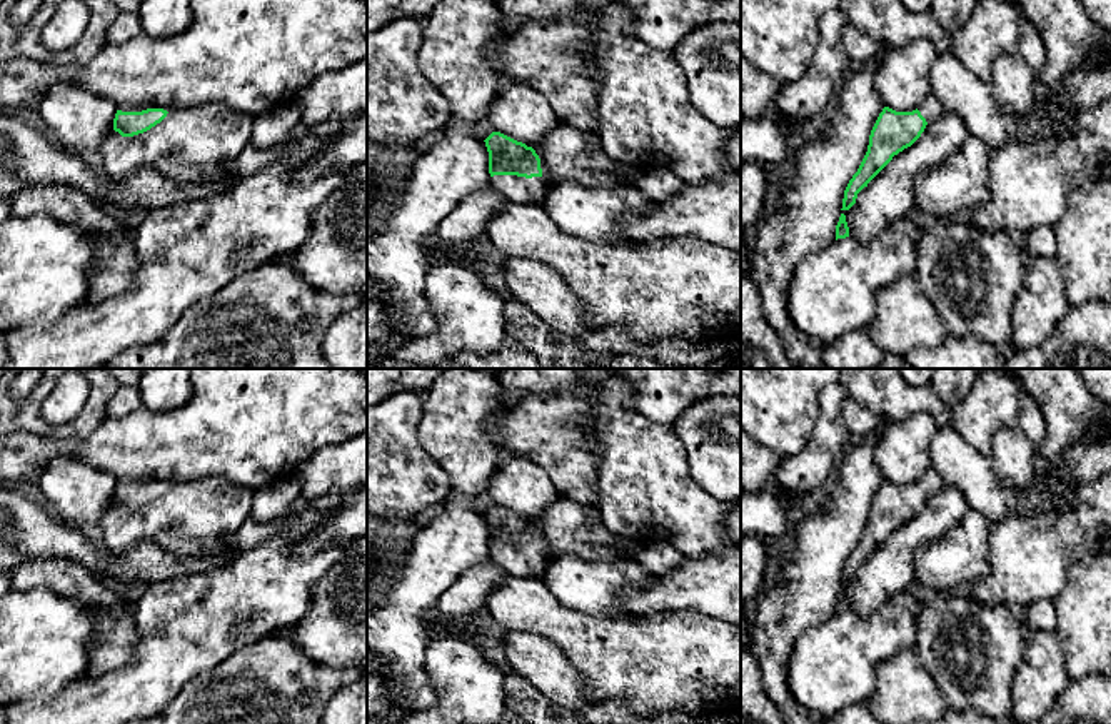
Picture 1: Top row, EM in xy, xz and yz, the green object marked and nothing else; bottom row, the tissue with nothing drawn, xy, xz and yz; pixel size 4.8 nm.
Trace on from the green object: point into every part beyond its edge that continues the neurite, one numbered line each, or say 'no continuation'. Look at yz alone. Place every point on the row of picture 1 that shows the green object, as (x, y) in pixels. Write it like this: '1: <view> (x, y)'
1: yz (931, 109)

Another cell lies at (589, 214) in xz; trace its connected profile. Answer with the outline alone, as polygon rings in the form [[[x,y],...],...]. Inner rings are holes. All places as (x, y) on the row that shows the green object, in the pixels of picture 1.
[[[564,182],[550,187],[542,209],[571,237],[609,245],[637,245],[642,240],[626,237],[619,230],[619,219],[624,214],[647,215],[656,209],[656,202],[636,187],[586,189]]]

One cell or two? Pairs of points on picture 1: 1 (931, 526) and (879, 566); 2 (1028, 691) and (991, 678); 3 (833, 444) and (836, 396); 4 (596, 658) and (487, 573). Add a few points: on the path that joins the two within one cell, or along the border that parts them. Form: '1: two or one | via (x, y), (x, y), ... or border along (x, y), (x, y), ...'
1: one | via (918, 531), (893, 553)
2: two | border along (1023, 646), (1023, 661), (1015, 676), (1013, 706)
3: one | via (831, 432), (831, 407)
4: two | border along (507, 574), (492, 589), (484, 606)

